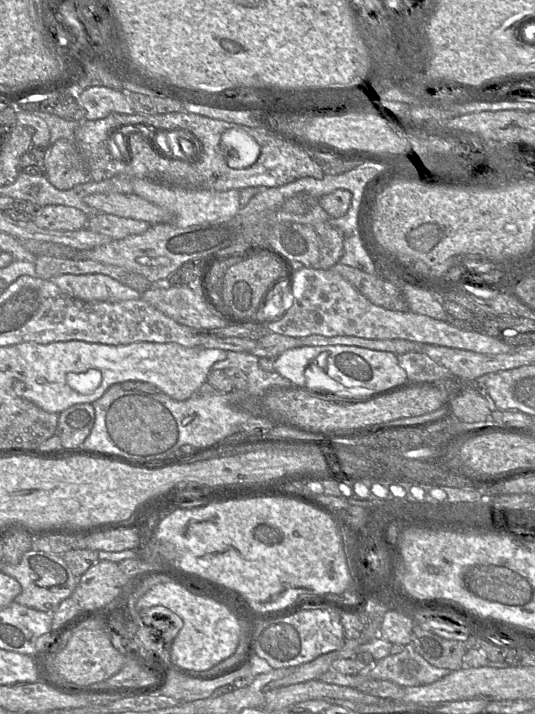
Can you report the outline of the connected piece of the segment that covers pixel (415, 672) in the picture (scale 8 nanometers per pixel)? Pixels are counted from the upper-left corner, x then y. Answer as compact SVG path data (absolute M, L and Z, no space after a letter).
M413 632L412 641L402 652L376 660L367 671L375 679L388 680L402 687L431 684L452 672L431 665L415 651Z

